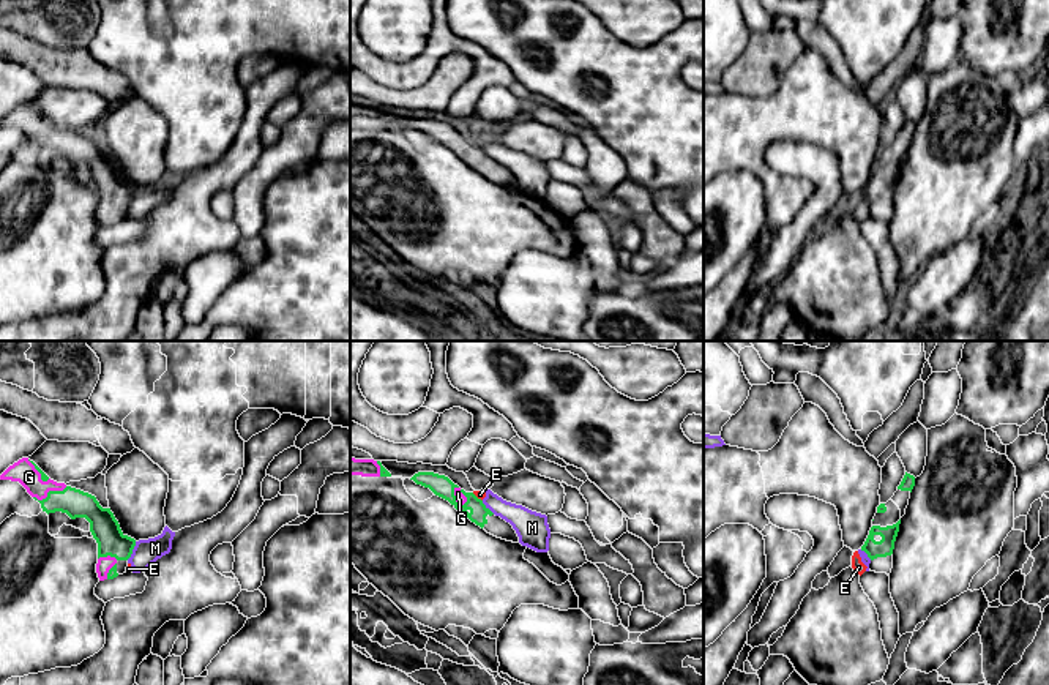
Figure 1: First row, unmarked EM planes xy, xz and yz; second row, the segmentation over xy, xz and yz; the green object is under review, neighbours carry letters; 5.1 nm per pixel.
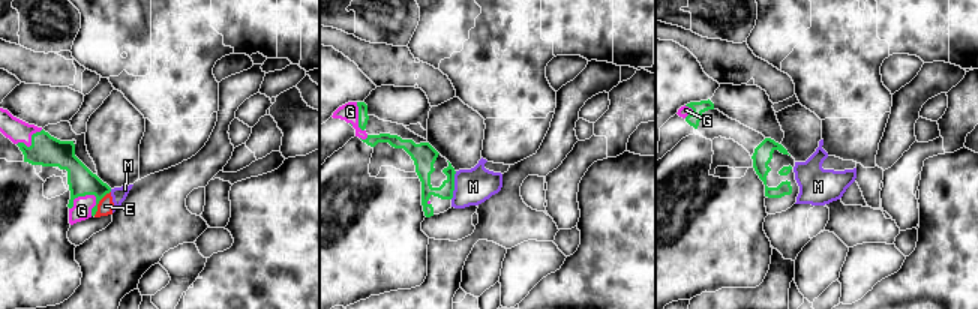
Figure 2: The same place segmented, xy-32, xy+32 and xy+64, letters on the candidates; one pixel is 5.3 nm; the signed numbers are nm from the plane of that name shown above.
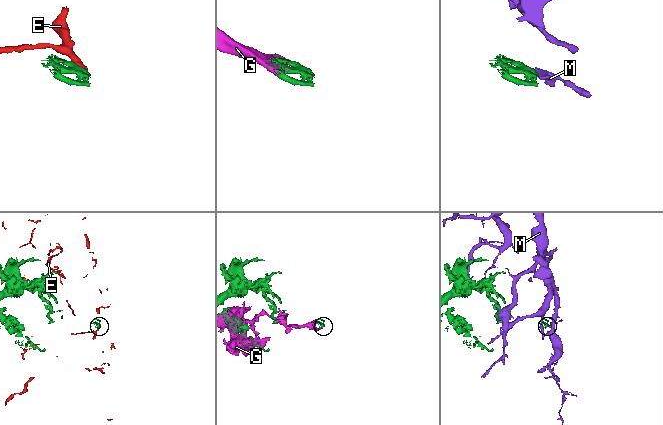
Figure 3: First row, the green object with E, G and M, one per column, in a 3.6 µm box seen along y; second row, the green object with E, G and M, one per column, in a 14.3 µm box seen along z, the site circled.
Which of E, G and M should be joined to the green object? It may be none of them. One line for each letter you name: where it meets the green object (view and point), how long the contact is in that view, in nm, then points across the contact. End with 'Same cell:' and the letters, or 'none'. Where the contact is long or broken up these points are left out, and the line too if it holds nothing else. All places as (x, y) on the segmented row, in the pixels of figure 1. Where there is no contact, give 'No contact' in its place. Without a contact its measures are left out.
G: Touches green at xy (49, 491). Shared border 190 nm
Same cell: G

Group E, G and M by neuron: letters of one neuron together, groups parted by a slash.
E M / G

